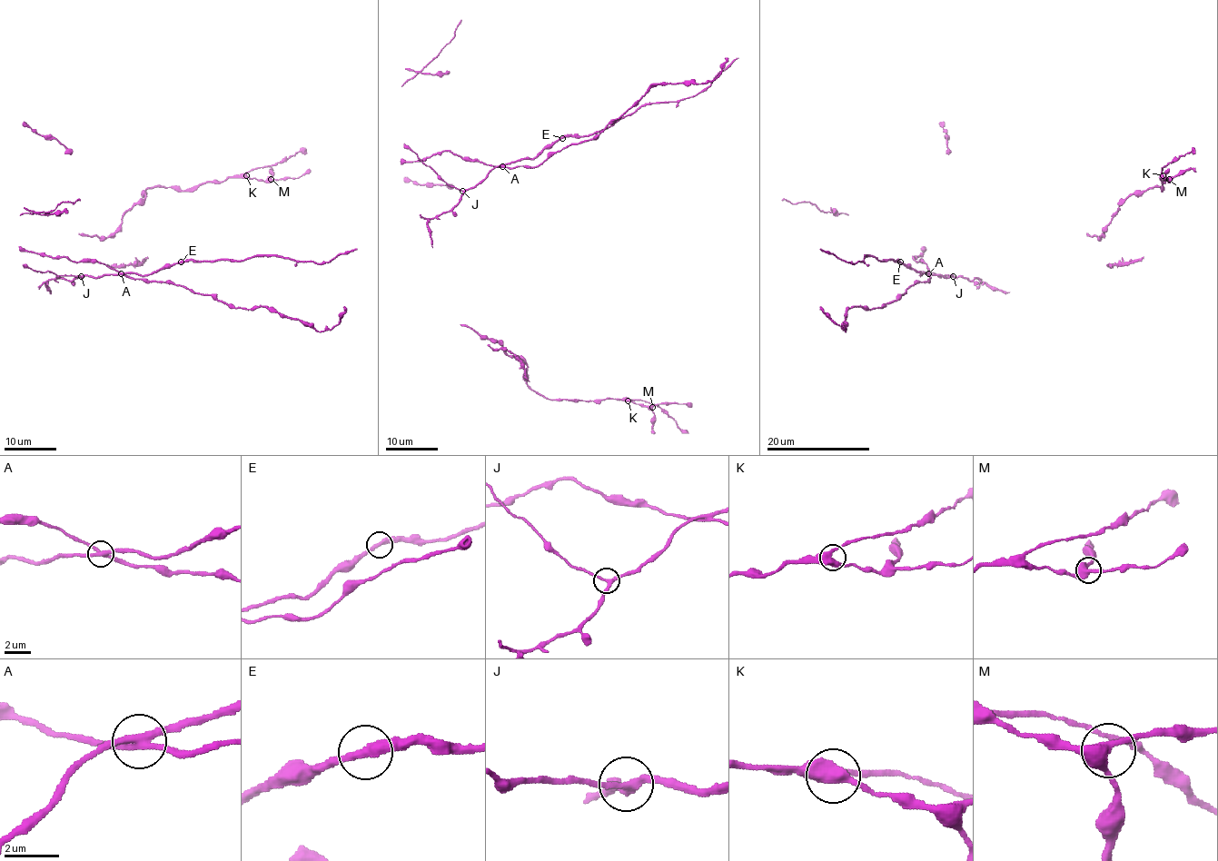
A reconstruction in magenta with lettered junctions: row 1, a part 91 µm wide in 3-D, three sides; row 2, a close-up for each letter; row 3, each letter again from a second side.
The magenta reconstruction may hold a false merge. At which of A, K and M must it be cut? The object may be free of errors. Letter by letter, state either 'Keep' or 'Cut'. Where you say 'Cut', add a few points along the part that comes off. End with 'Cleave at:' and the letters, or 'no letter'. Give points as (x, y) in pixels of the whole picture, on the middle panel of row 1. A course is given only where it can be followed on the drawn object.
A: Cut. Course of the part to remove: (502, 166), (532, 158), (566, 136), (589, 136), (602, 132), (643, 105), (677, 102), (699, 94), (737, 57)
K: Keep
M: Keep
Cleave at: A

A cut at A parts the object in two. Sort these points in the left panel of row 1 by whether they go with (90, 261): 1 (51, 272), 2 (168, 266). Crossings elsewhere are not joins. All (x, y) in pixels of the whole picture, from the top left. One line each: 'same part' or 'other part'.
1: other part
2: other part

